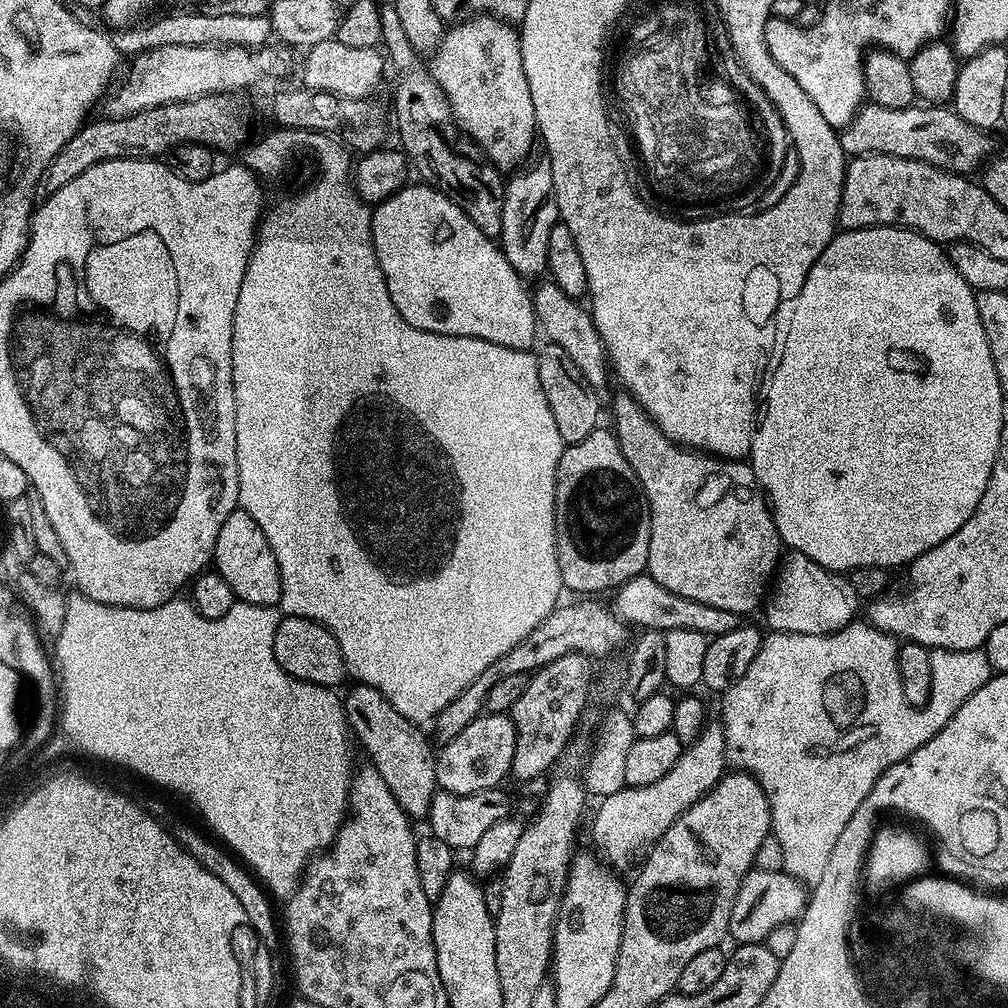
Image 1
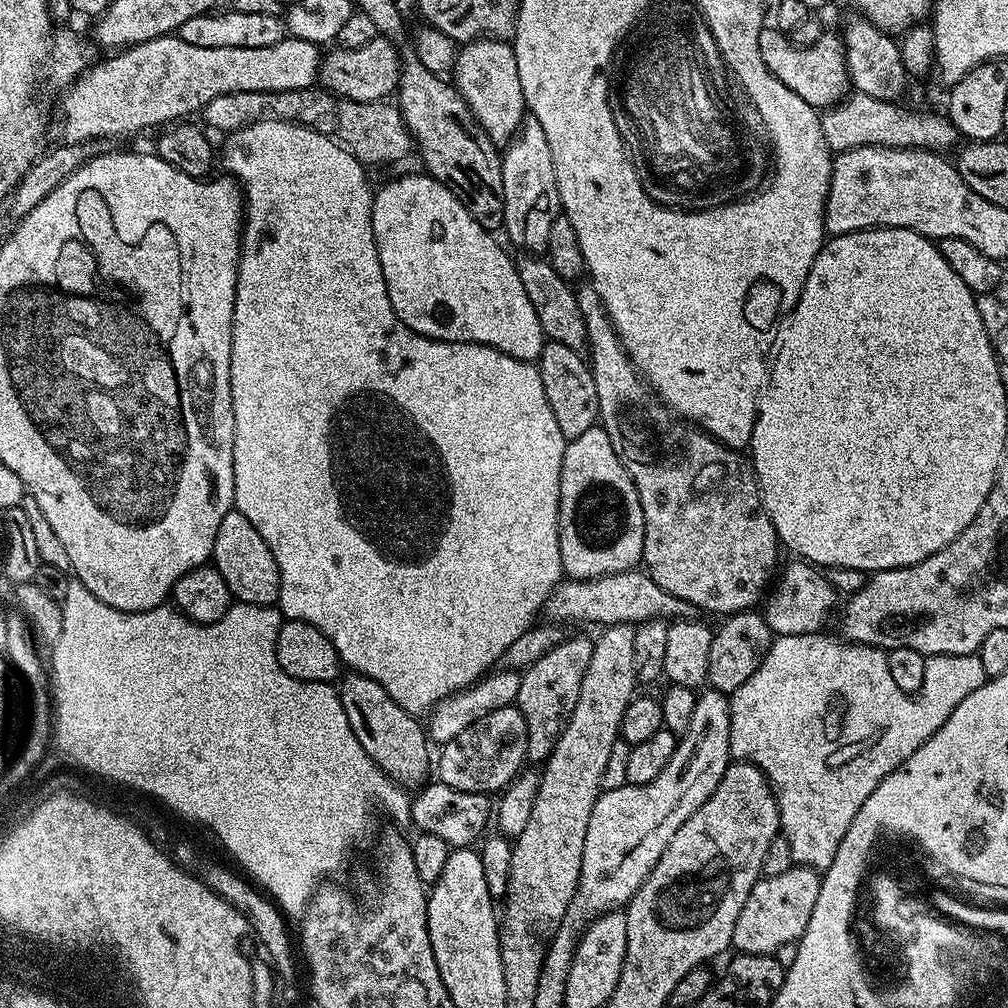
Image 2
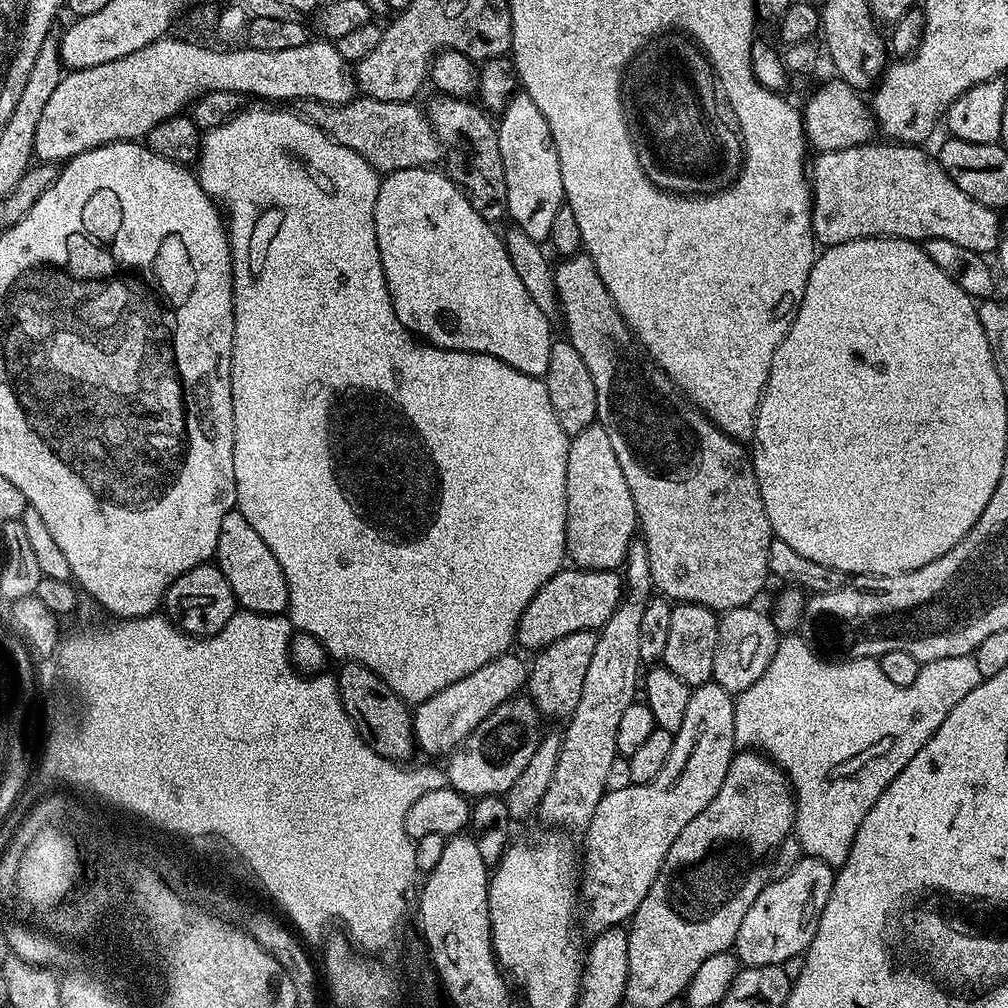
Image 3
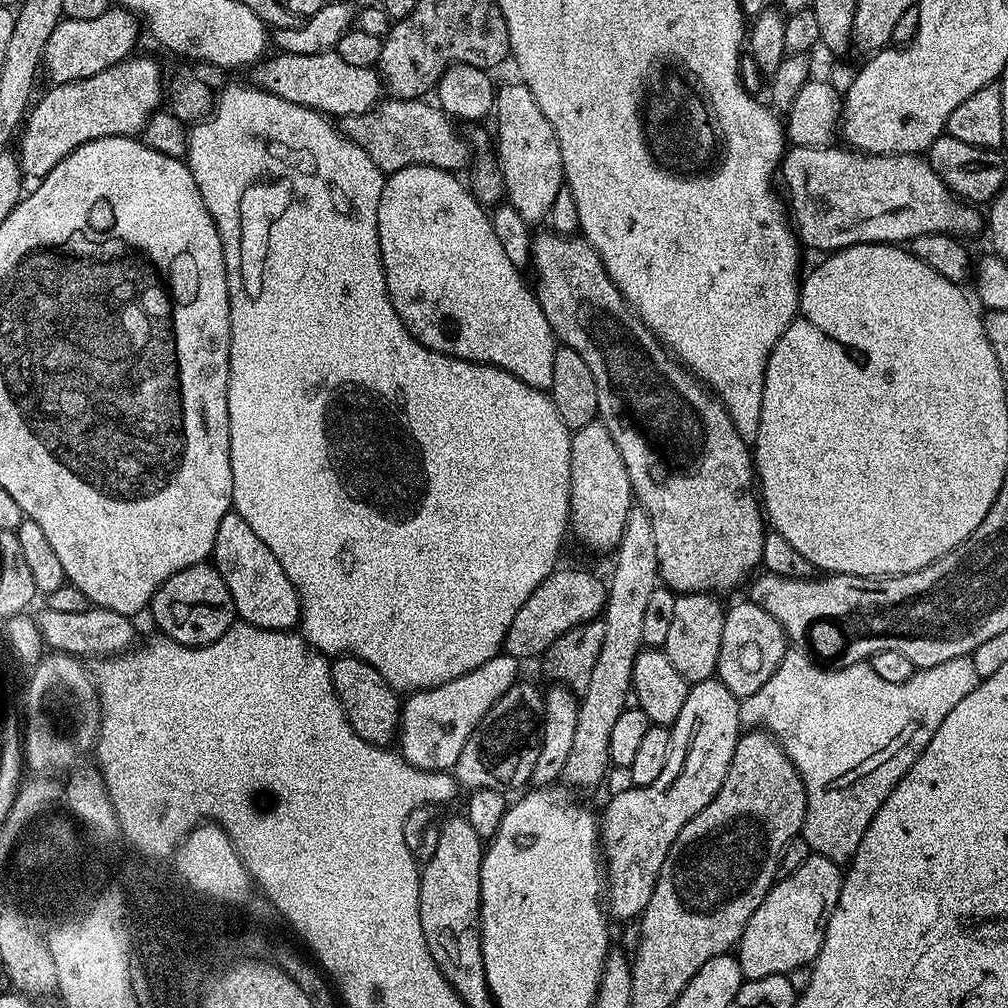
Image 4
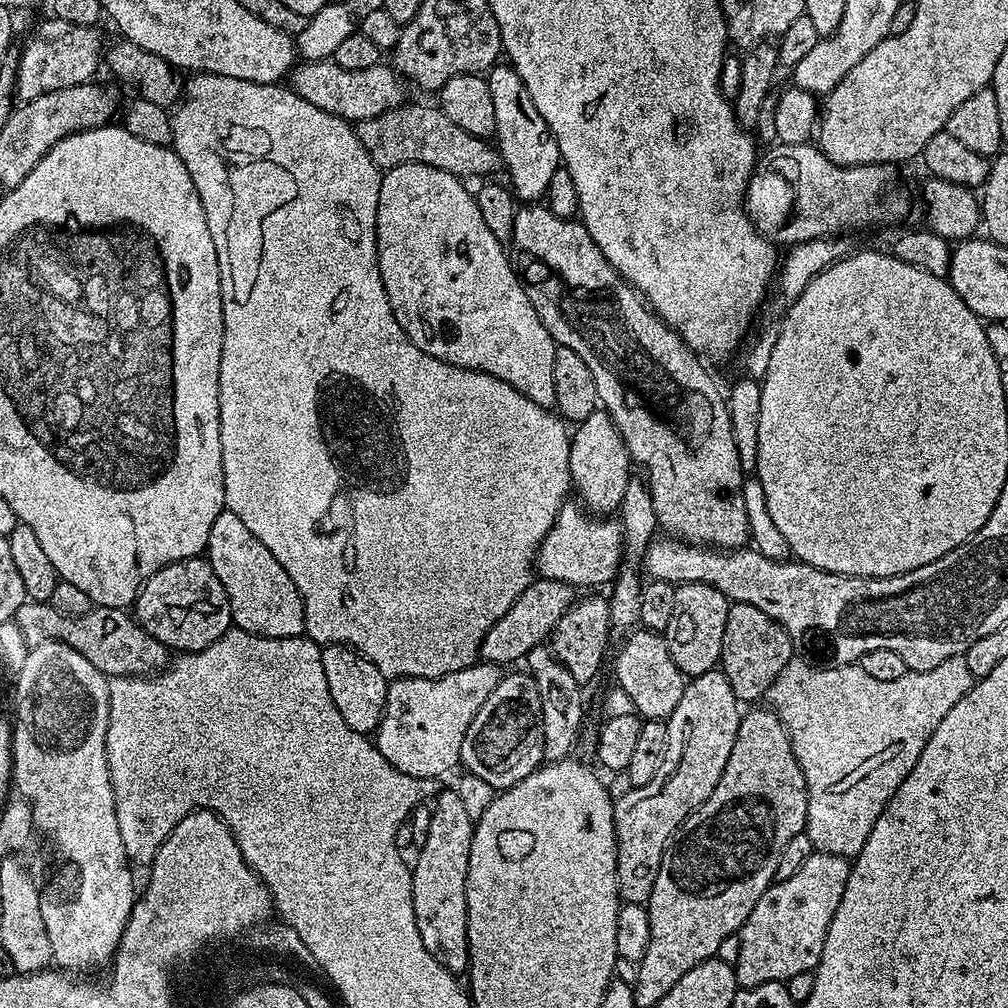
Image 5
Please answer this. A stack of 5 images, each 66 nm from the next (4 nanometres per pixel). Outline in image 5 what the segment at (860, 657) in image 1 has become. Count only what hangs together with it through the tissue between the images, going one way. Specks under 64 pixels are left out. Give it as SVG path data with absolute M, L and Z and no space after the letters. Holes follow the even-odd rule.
M963 656L950 658L934 670L908 671L898 682L878 682L856 664L817 666L796 658L784 667L766 700L784 723L806 778L806 835L815 851L857 856L885 806L914 770L938 722L954 710L973 683Z

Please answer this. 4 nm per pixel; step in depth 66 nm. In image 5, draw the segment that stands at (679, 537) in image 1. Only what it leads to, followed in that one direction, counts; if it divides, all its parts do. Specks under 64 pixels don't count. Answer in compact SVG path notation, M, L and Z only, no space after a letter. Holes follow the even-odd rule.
M520 206L517 207L514 218L514 234L510 241L510 256L514 261L516 275L519 276L521 284L526 290L526 298L534 302L534 310L538 310L538 318L542 318L542 326L552 335L561 348L574 350L586 366L590 366L590 374L594 374L594 386L598 386L599 407L607 412L614 422L618 434L622 434L622 440L626 442L629 456L633 465L640 464L643 475L648 482L648 489L654 502L654 514L656 523L661 529L664 528L669 537L675 538L689 546L703 546L713 550L739 550L749 543L750 535L748 531L748 518L746 512L746 502L744 501L744 464L742 455L736 445L736 431L732 429L732 411L728 408L725 393L720 393L720 388L716 385L716 380L704 369L705 361L697 353L692 351L690 346L686 346L683 338L676 333L671 326L663 324L659 316L648 307L639 292L632 287L628 281L623 280L606 262L606 254L598 250L594 238L586 230L583 222L576 218L565 218L556 216L546 206Z

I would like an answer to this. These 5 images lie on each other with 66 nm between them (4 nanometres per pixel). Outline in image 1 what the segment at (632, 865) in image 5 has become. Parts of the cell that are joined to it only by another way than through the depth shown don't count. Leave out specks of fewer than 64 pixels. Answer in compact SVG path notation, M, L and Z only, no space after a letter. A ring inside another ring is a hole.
M712 718L705 723L700 737L681 751L670 774L658 778L658 782L650 782L650 786L625 786L620 792L605 796L597 803L600 805L597 806L596 817L592 820L595 851L613 869L626 867L636 855L639 857L662 834L666 834L666 830L670 830L673 822L687 808L694 806L706 793L711 792L725 772L724 726L719 719Z

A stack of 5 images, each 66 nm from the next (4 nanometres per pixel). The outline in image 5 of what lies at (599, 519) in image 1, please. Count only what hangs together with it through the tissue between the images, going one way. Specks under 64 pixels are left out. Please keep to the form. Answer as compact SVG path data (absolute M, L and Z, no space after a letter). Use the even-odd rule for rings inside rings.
M597 410L581 424L575 425L570 436L570 474L572 488L580 497L579 503L592 514L612 514L617 511L626 494L626 486L634 472L626 442L607 412Z

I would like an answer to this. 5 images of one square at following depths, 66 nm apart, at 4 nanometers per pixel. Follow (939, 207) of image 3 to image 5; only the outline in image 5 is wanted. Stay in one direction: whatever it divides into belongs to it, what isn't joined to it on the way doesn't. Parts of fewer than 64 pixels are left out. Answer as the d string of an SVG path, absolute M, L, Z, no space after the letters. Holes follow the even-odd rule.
M807 142L798 145L788 145L777 143L775 146L769 147L768 153L763 153L762 159L757 163L756 170L752 174L746 193L746 211L752 217L752 223L756 225L757 230L772 241L777 246L795 246L797 244L805 244L811 240L827 240L829 238L839 237L839 232L848 232L851 228L868 228L871 224L880 224L883 220L900 220L908 212L908 196L900 189L900 180L896 177L897 169L890 164L854 164L851 166L841 166L835 164L834 161L820 151L815 143Z

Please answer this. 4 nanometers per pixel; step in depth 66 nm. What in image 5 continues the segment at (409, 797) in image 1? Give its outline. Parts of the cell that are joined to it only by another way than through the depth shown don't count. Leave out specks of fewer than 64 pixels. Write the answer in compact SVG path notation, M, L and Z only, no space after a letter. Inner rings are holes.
M345 644L323 645L322 670L330 686L330 698L334 698L338 714L342 714L346 726L355 732L375 733L384 717L384 707L388 701L388 677L382 675L378 666L374 666L374 662L366 659L361 652L356 652Z

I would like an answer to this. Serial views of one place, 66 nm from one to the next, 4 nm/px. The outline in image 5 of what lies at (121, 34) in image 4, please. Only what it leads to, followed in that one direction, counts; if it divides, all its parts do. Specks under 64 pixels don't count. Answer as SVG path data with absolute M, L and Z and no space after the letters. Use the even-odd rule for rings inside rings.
M55 18L48 21L36 32L18 58L16 91L21 101L34 100L41 95L62 91L79 84L87 84L99 68L106 52L106 43L100 37L99 27L74 26Z

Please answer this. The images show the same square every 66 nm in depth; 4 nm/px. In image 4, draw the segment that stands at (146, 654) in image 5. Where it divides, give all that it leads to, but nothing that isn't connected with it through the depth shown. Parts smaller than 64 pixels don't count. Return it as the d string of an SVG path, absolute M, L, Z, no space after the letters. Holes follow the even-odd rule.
M87 606L78 613L66 613L45 607L42 612L35 617L36 624L40 628L45 645L56 654L67 654L77 658L107 658L119 656L137 643L133 621L114 610Z

